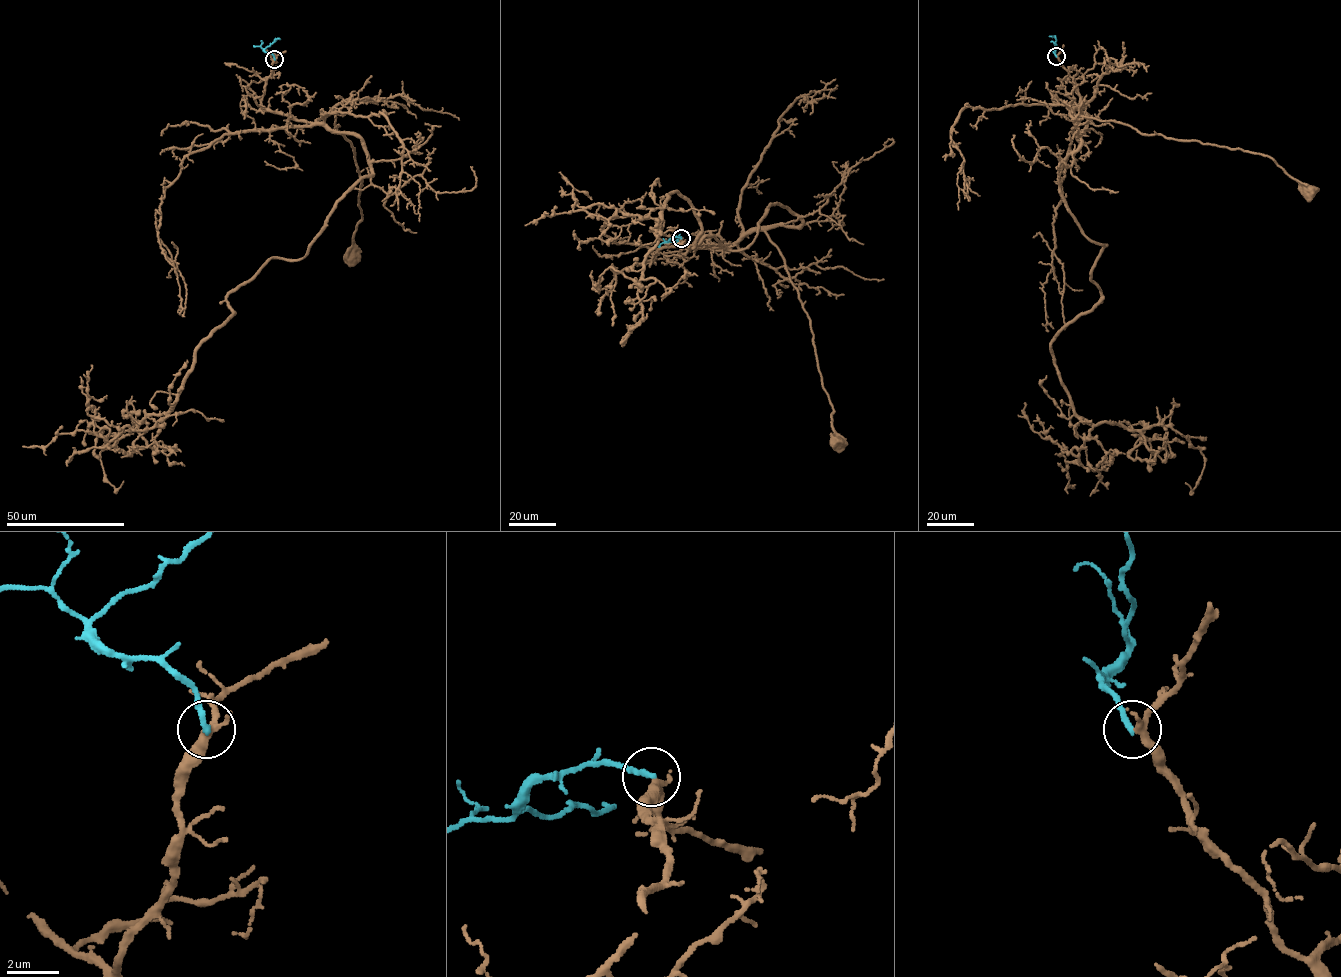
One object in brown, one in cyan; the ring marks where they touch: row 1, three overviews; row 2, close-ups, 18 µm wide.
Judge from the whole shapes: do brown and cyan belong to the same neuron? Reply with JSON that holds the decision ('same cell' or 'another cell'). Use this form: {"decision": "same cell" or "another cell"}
{"decision": "same cell"}

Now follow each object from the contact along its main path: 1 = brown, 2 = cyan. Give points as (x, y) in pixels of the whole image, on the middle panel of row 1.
1: (681, 238), (681, 256), (691, 248), (732, 246), (754, 231), (764, 231), (810, 319), (836, 444)
2: (681, 238), (671, 237), (669, 241), (676, 242), (680, 234)

